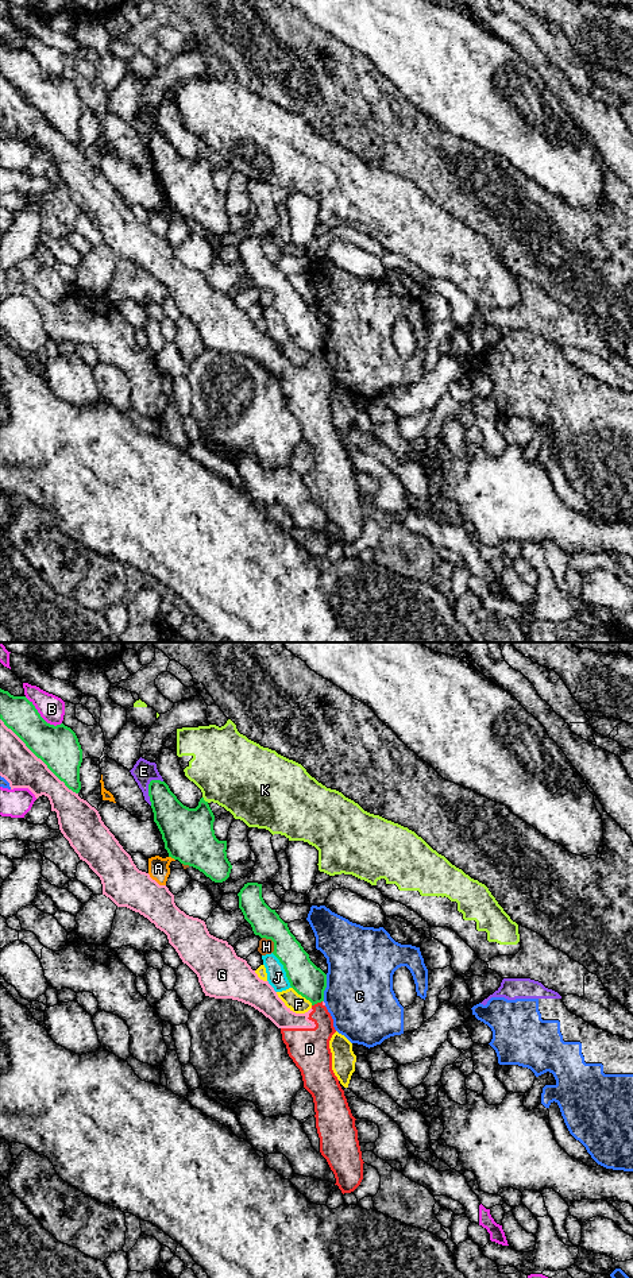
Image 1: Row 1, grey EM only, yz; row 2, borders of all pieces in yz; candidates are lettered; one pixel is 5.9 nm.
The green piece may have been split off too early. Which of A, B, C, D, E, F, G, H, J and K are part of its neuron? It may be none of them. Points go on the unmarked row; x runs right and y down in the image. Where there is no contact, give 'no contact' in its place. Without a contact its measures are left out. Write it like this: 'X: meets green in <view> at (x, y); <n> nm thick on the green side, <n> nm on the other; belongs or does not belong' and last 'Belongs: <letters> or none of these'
A: meets green in yz at (172, 209); 300 nm thick on the green side, 130 nm on the other; does not belong
B: meets green in yz at (41, 69); 240 nm thick on the green side, 160 nm on the other; does not belong
C: meets green in yz at (325, 339); 200 nm thick on the green side, 400 nm on the other; does not belong
D: meets green in yz at (316, 355); 200 nm thick on the green side, 200 nm on the other; does not belong
E: meets green in yz at (149, 141); 220 nm thick on the green side, 140 nm on the other; does not belong
F: meets green in yz at (303, 348); 200 nm thick on the green side, 110 nm on the other; does not belong
G: meets green in yz at (38, 109); 240 nm thick on the green side, 220 nm on the other; does not belong
H: meets green in yz at (273, 293); 180 nm thick on the green side, 100 nm on the other; does not belong
J: meets green in yz at (285, 323); 200 nm thick on the green side, 110 nm on the other; does not belong
K: meets green in yz at (204, 153); 300 nm thick on the green side, 420 nm on the other; does not belong
Belongs: none of these

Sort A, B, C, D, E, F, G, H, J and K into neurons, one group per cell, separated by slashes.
A H / B / C E / D G / F / J / K

